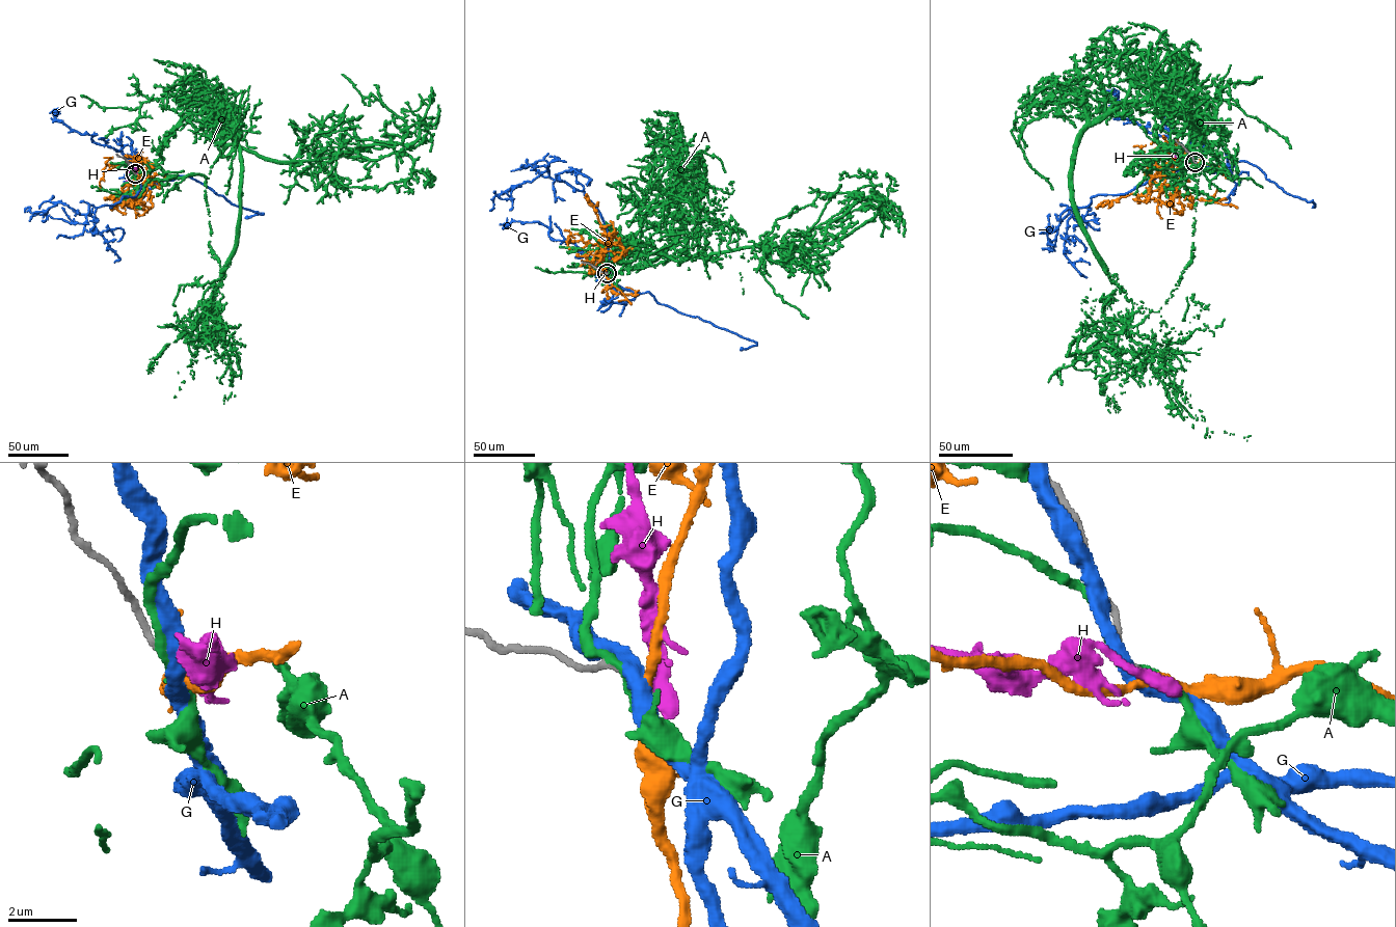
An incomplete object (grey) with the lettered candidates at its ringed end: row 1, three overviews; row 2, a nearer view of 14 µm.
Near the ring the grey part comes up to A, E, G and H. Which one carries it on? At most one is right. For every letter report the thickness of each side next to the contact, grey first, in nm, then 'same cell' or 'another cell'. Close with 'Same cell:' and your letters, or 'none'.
A: calibres 240 and 200 nm; another cell
E: calibres 170 and 240 nm; another cell
G: calibres 200 and 440 nm; another cell
H: calibres 160 and 550 nm; another cell
Same cell: none

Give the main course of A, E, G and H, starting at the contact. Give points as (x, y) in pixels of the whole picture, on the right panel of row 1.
A: (1193, 161), (1168, 150), (1172, 74), (1081, 135), (1072, 207), (1132, 303), (1113, 354), (1251, 435)
E: (1195, 162), (1172, 159), (1162, 150), (1155, 148), (1153, 153), (1158, 168), (1180, 182), (1192, 197), (1230, 206)
G: (1195, 162), (1129, 191), (1093, 196), (1059, 218), (1070, 207), (1078, 220), (1093, 213), (1096, 219)
H: (1195, 162), (1185, 162), (1175, 153), (1183, 174)

